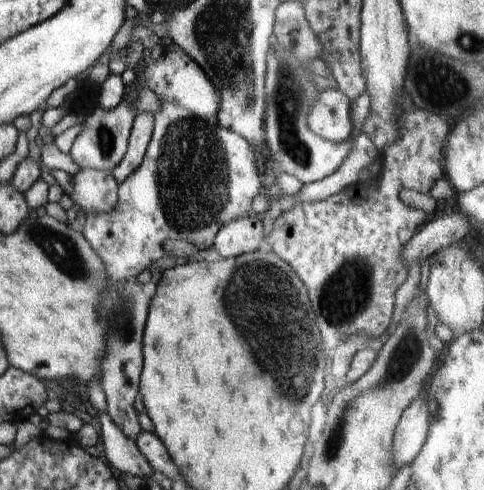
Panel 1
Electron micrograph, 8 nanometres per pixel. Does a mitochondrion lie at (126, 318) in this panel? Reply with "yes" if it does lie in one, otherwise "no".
yes

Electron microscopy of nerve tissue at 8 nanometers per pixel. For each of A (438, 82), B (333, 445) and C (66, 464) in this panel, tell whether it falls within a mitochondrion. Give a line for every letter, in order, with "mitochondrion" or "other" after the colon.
A: mitochondrion
B: mitochondrion
C: other

